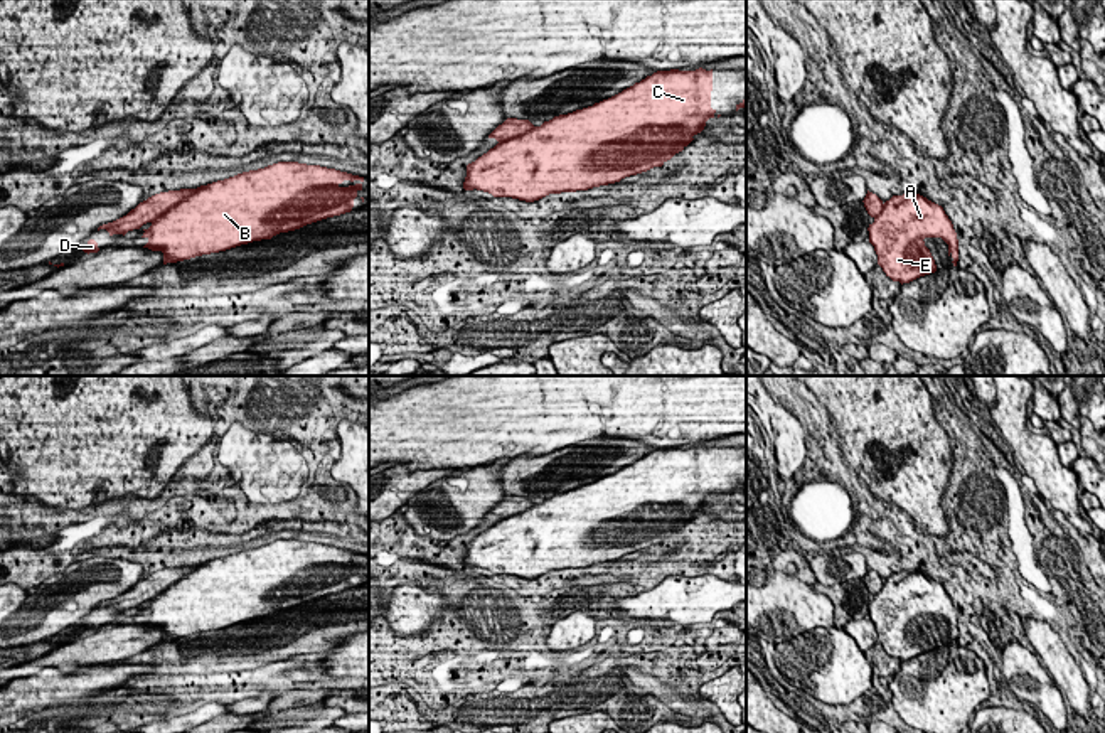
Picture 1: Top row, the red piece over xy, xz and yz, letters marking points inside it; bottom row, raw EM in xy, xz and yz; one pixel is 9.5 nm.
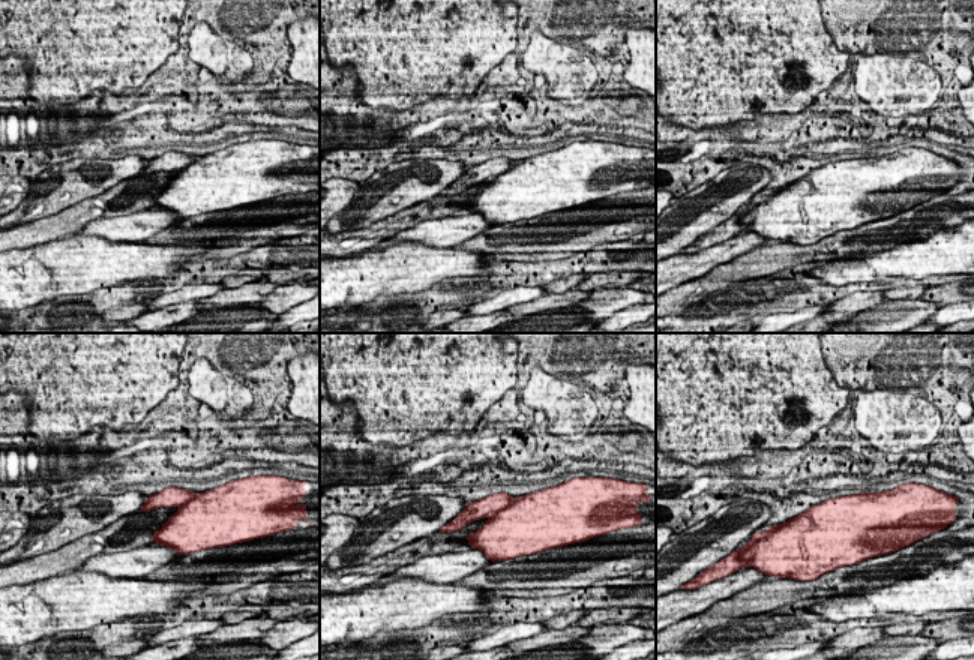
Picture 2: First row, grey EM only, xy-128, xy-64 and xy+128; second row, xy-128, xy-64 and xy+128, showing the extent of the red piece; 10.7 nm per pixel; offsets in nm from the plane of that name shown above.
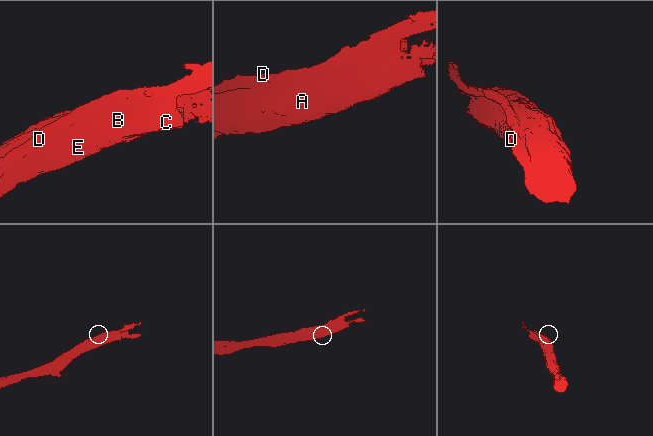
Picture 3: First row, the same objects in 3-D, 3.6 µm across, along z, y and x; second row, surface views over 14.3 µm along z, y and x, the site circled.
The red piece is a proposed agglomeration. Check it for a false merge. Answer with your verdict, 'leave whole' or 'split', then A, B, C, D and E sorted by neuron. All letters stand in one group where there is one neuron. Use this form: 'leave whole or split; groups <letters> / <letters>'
split; groups A B C E / D

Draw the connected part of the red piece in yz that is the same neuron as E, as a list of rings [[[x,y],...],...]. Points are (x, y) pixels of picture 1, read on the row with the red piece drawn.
[[[920,194],[893,195],[867,231],[878,265],[886,276],[901,285],[937,271],[925,238],[942,238],[957,266],[958,239],[952,221],[942,206]]]

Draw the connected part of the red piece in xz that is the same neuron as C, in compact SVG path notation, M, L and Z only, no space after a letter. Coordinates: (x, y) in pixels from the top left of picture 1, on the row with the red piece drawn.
M713 69L657 71L608 99L554 116L524 135L499 142L467 165L463 189L534 202L549 194L588 190L662 167L716 116L711 91Z

